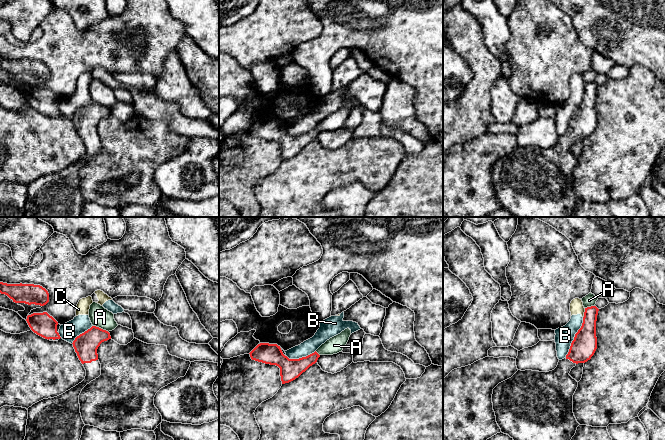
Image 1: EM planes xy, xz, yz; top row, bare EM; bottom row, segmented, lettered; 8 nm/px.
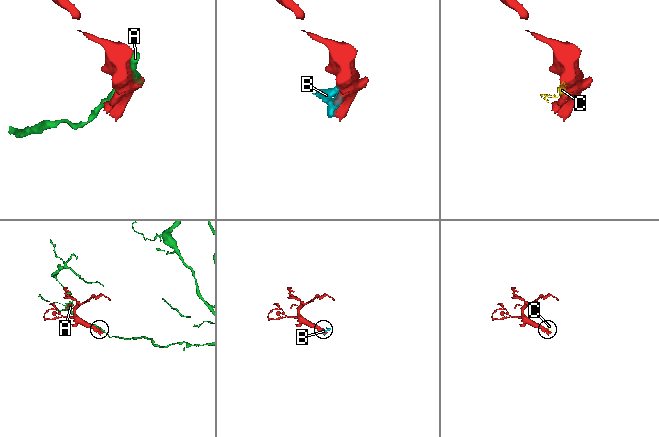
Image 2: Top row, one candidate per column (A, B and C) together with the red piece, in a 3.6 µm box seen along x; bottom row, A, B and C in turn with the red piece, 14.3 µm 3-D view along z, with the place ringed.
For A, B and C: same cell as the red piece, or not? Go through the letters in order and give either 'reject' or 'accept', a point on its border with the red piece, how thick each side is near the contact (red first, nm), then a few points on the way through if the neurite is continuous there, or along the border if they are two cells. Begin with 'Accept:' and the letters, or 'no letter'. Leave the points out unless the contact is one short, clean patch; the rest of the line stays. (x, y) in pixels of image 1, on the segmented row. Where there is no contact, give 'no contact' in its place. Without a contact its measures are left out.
Accept: no letter
A: reject; contact xy (100, 328); calibres 190 and 160 nm
B: reject; contact yz (574, 337); calibres 200 and 150 nm
C: reject; contact yz (584, 313); calibres 190 and 110 nm

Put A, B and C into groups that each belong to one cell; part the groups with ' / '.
A / B C

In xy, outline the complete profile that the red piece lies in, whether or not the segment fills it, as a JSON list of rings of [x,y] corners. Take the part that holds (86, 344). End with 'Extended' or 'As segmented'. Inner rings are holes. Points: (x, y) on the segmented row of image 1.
[[[92,326],[75,338],[72,344],[86,370],[85,379],[65,393],[54,398],[43,399],[29,407],[24,440],[80,440],[85,424],[80,413],[79,395],[87,384],[101,375],[97,349],[102,342],[109,339],[111,339],[110,333],[96,326]]]. Extended

